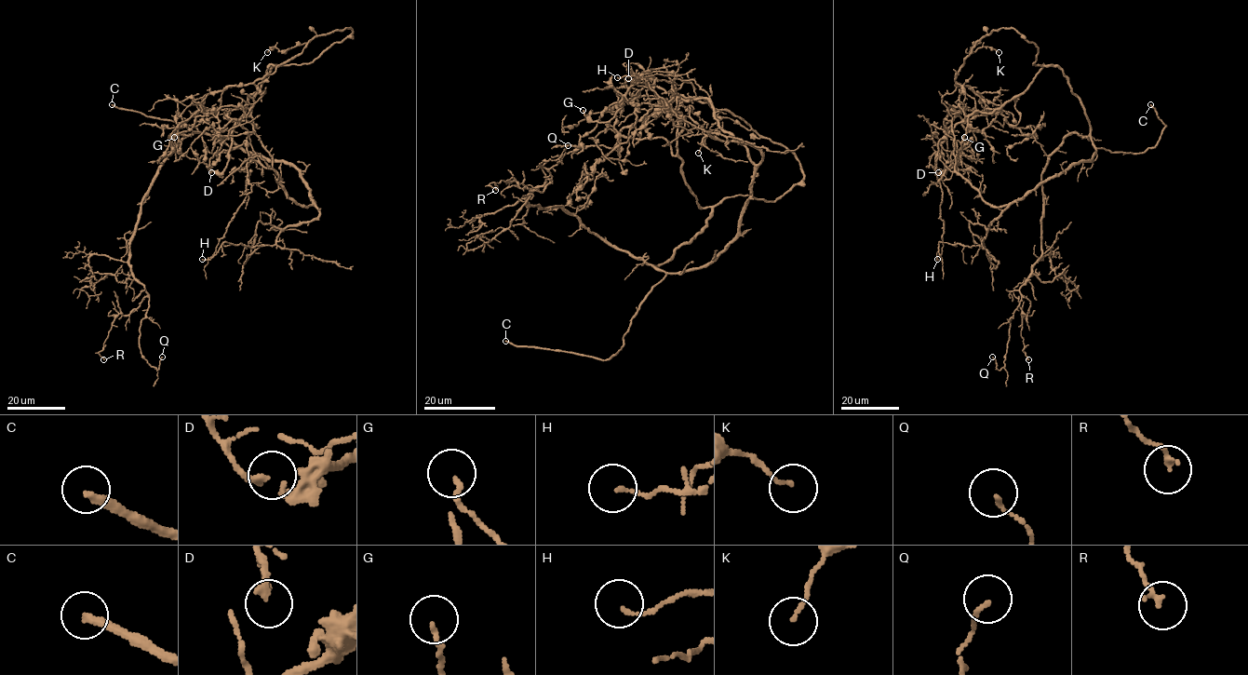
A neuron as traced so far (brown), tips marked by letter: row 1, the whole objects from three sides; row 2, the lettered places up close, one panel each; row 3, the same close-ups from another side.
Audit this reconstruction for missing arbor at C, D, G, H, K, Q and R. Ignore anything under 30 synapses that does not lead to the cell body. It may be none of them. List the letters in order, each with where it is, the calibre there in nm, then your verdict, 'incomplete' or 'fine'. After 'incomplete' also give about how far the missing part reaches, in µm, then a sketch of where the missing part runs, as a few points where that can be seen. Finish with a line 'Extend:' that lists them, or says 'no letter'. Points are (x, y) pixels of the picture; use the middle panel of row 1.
C: (505, 341) | 240 nm | incomplete | 20 µm
D: (628, 78) | 200 nm | fine
G: (583, 110) | 140 nm | fine
H: (617, 77) | 100 nm | fine
K: (698, 153) | 110 nm | fine
Q: (568, 145) | 110 nm | fine
R: (495, 190) | 160 nm | fine
Extend: C

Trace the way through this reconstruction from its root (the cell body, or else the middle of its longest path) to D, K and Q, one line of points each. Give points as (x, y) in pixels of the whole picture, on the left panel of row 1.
D: (221, 137), (277, 65), (265, 72), (250, 114), (214, 141), (227, 137), (209, 160), (211, 172)
K: (221, 137), (231, 132), (247, 99), (275, 66), (310, 63), (352, 31), (336, 30), (267, 52)
Q: (221, 137), (189, 134), (167, 155), (129, 245), (131, 275), (149, 298), (140, 353), (156, 370), (162, 357)

